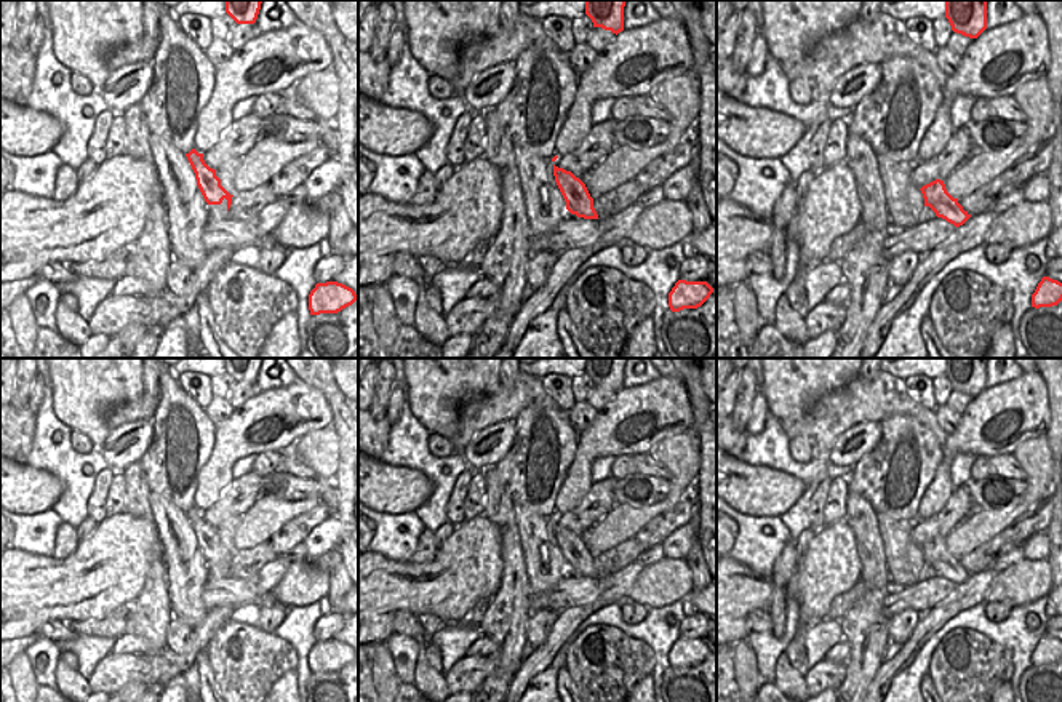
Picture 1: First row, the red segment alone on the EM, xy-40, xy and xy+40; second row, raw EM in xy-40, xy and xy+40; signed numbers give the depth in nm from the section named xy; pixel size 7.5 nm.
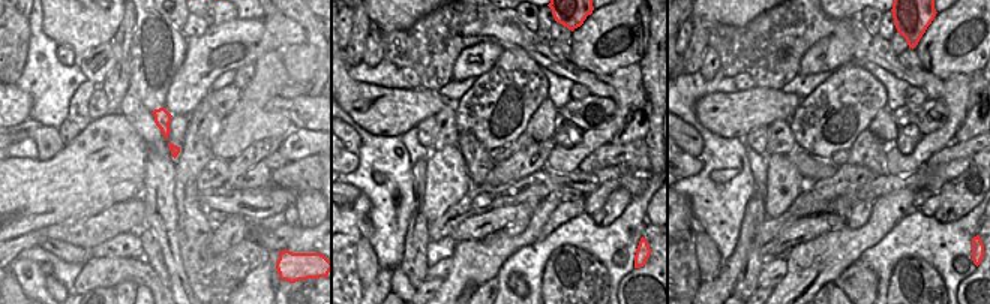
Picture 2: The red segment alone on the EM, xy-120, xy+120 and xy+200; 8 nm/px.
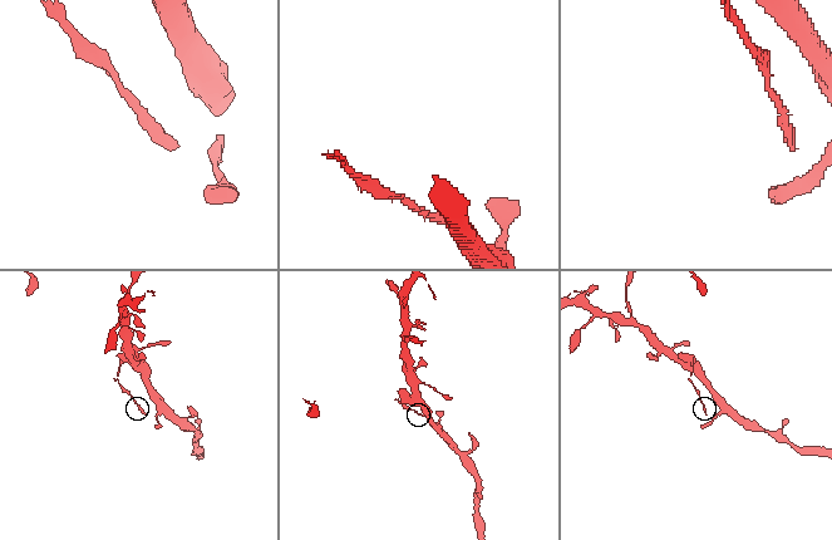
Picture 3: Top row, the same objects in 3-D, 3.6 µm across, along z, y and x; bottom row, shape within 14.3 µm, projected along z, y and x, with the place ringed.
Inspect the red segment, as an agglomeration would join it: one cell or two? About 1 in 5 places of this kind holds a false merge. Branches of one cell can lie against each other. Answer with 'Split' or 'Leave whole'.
Split

